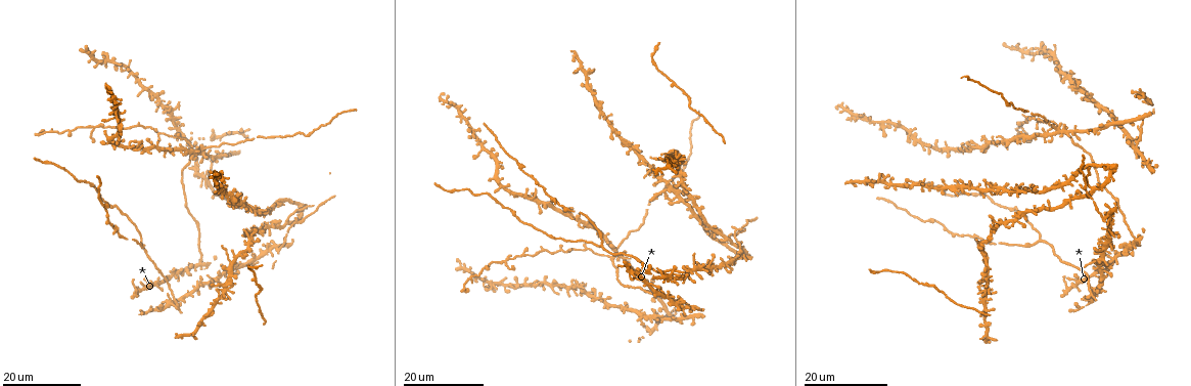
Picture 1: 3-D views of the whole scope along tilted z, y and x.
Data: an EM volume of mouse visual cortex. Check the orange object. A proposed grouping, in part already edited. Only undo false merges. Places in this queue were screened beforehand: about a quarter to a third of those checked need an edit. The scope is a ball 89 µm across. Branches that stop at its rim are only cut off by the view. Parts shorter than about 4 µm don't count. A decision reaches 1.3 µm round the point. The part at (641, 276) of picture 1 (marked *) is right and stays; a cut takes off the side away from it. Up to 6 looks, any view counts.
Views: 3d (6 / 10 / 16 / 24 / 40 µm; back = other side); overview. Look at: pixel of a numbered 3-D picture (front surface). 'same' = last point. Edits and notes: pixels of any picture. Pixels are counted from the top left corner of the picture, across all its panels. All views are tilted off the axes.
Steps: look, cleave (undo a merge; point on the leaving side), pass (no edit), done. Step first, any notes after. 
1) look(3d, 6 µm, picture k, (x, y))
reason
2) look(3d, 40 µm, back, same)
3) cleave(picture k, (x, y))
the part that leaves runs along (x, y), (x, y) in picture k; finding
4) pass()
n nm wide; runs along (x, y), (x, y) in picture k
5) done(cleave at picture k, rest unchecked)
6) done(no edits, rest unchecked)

look(3d, 16 µm, picture 1, (286, 222))

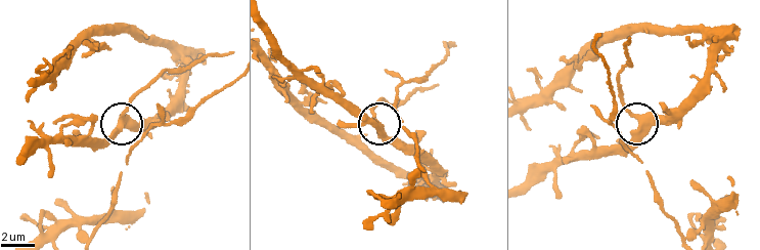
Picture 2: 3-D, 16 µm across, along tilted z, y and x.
look(3d, 6 µm, picture 2, (123, 116))

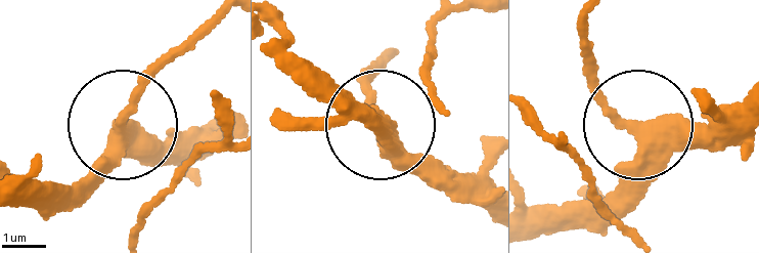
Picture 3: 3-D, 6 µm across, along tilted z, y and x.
look(3d, 6 µm, back, picture 3, (637, 131))

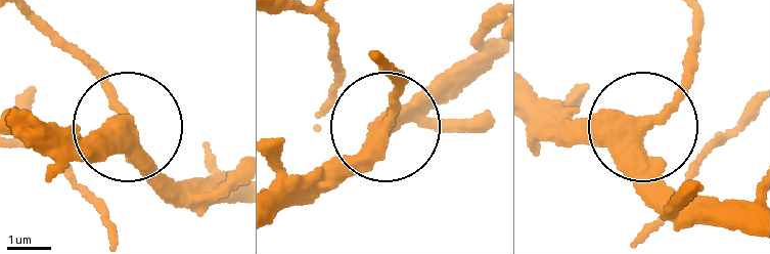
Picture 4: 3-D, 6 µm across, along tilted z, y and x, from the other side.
pass()
side arm 9 µm; 3 arms; all the same neuron

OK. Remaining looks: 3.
look(3d, 16 µm, picture 1, (987, 263))
two arms at a narrow angle

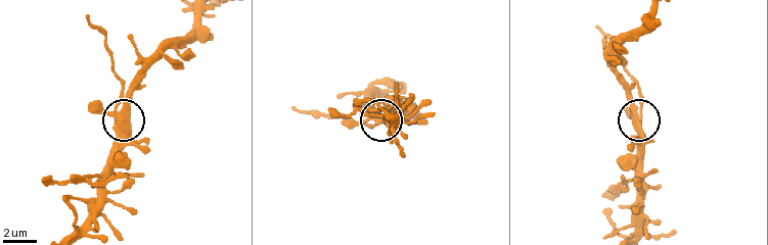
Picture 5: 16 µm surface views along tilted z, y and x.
look(3d, 10 µm, picture 5, (117, 120))

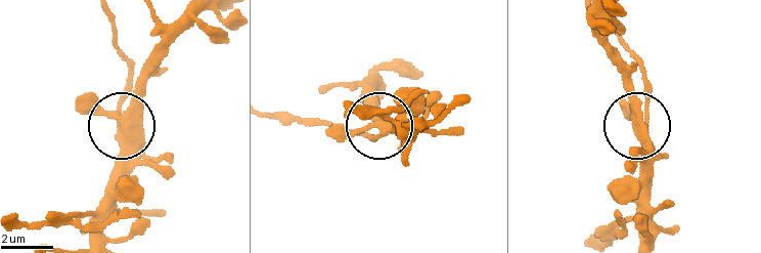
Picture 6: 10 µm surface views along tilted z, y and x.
look(3d, 10 µm, back, picture 6, (381, 135))

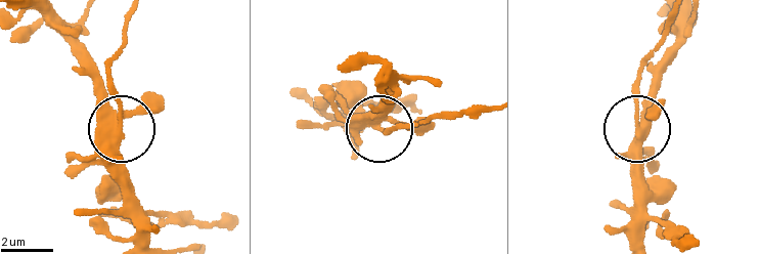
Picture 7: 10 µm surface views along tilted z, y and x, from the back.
pass()
side arm 8 µm; runs along (676, 23), (675, 51), (637, 126), (642, 58) in picture 7; one neuron here

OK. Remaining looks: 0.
done(no edits, rest unchecked)

